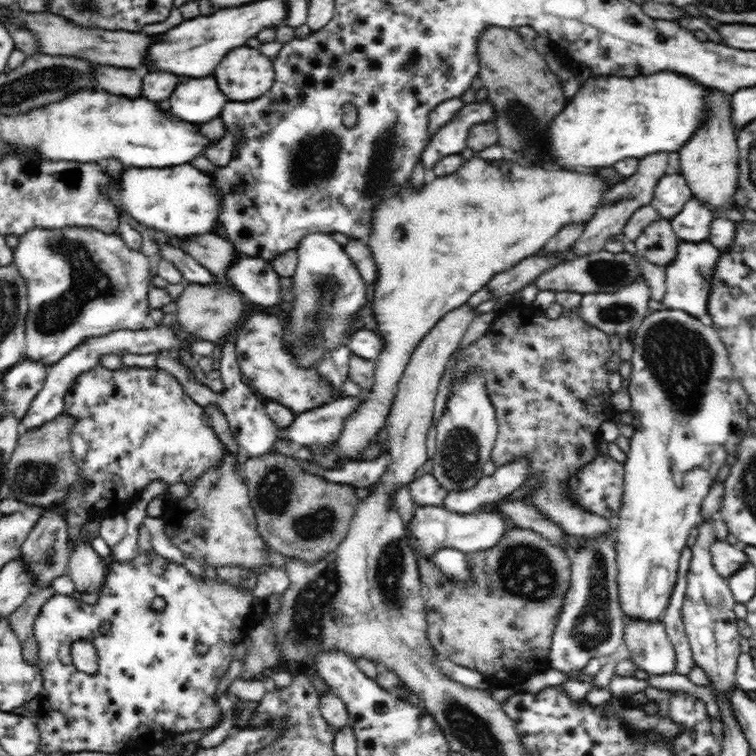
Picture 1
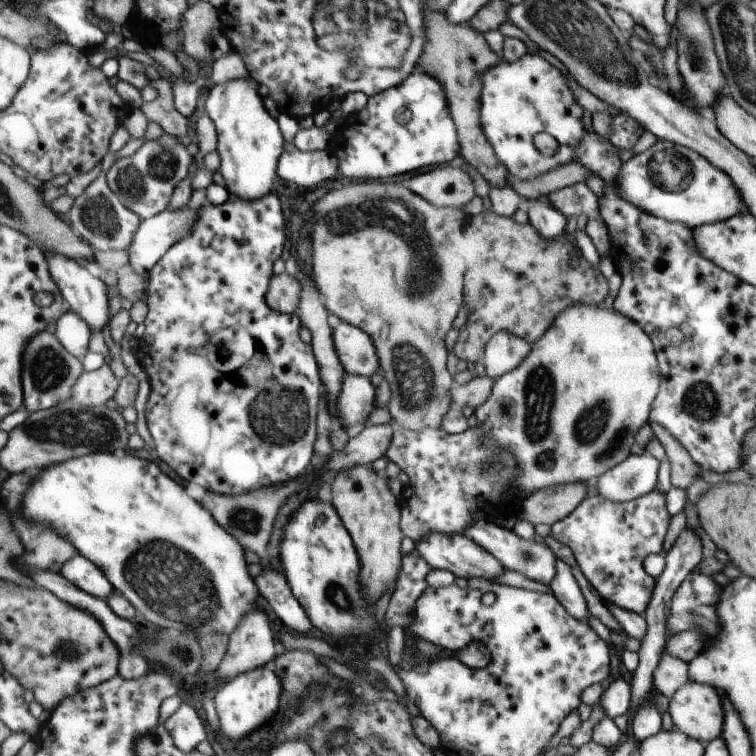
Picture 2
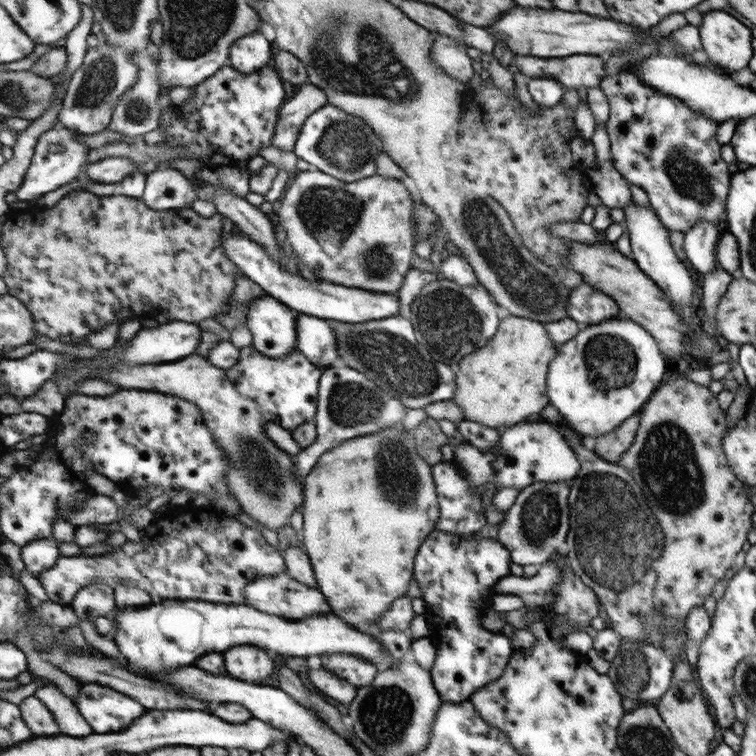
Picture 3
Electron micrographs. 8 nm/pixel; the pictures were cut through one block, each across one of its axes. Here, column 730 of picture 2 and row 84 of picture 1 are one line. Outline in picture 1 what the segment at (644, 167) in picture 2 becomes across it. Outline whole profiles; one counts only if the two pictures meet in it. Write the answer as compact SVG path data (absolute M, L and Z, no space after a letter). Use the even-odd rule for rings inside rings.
M188 78L176 85L175 92L168 98L170 112L186 122L210 122L229 101L214 78Z

